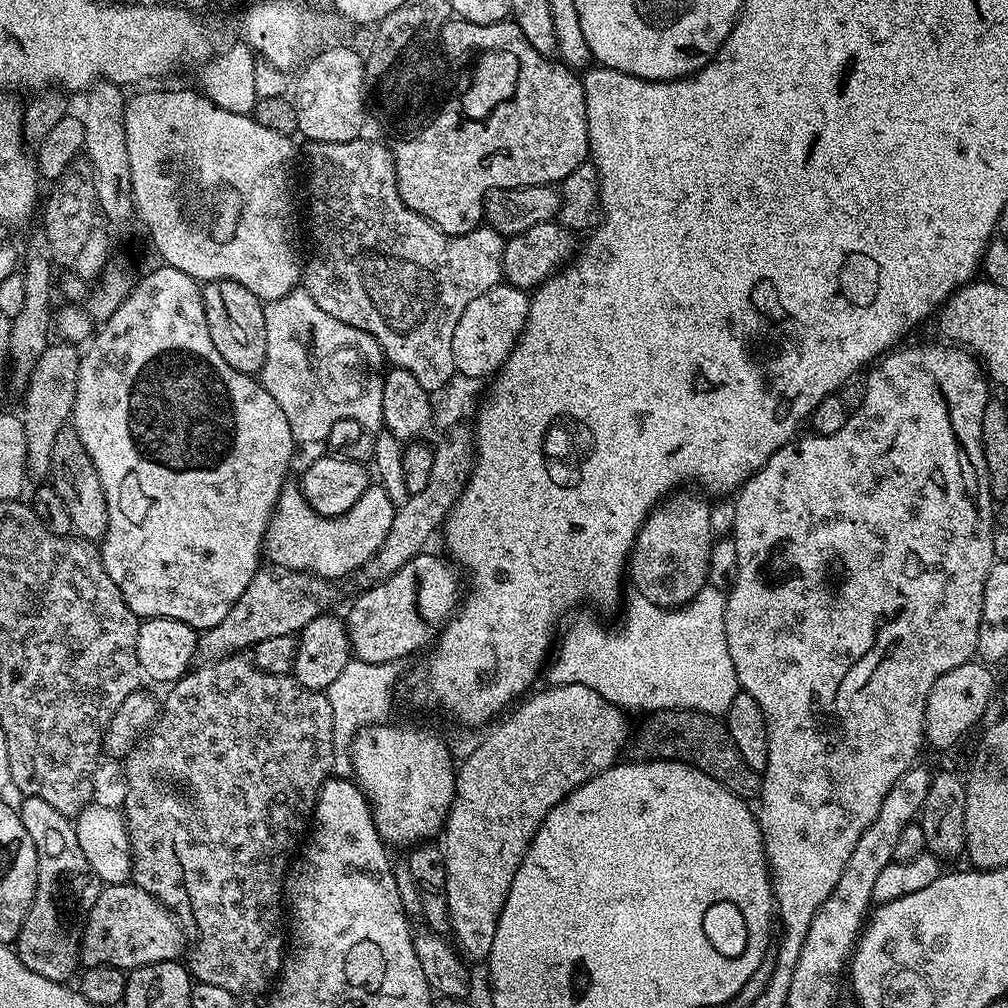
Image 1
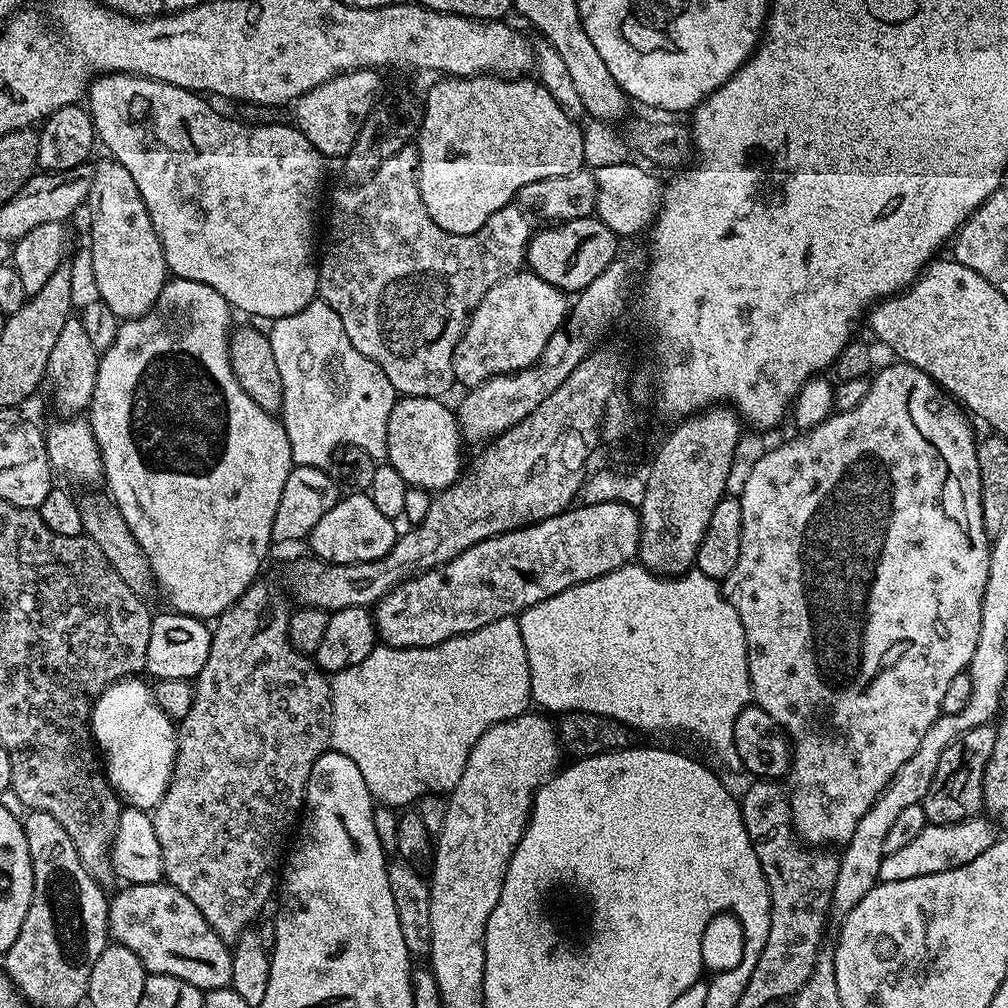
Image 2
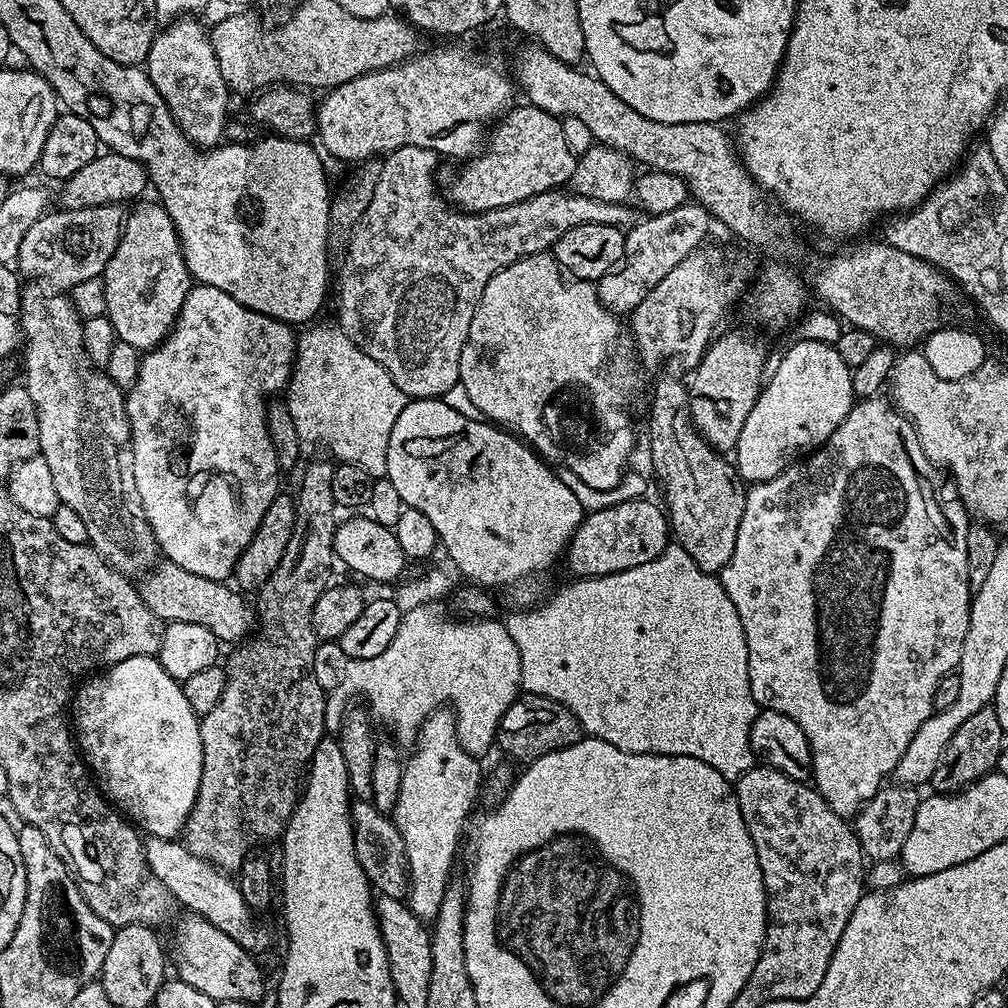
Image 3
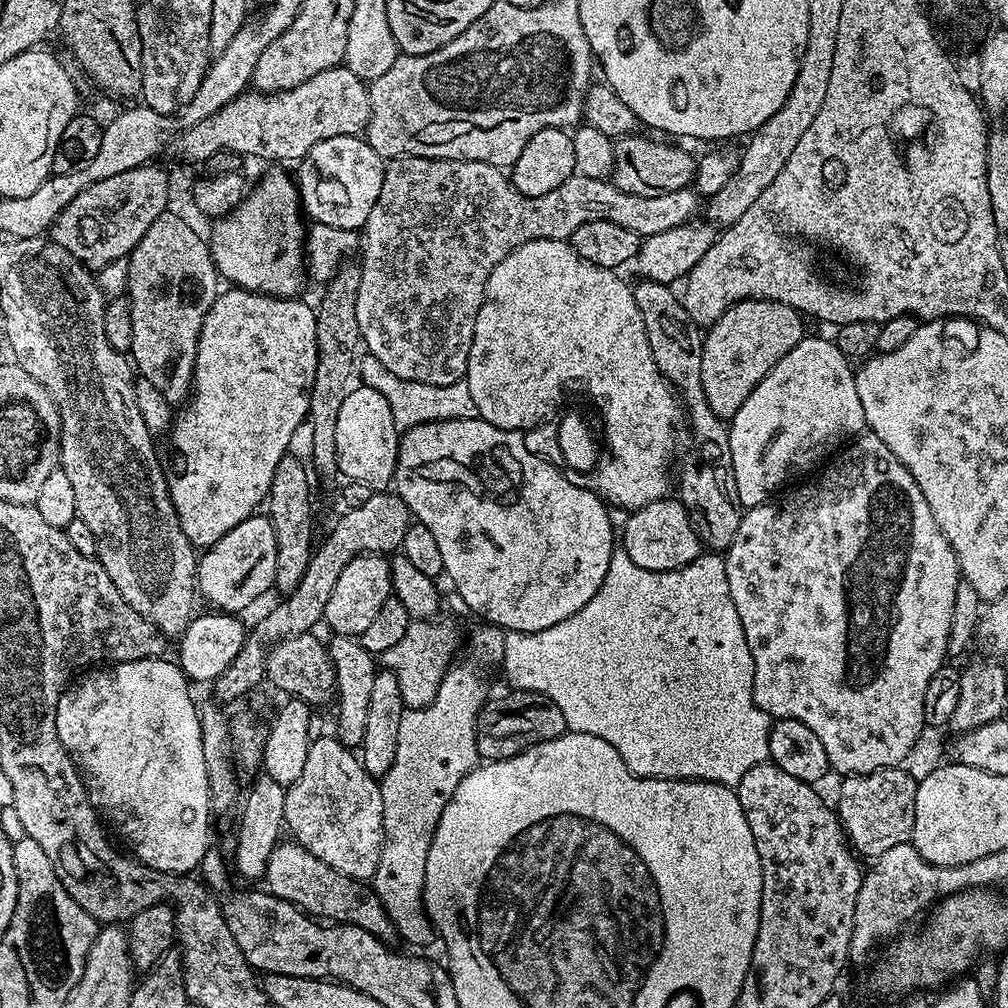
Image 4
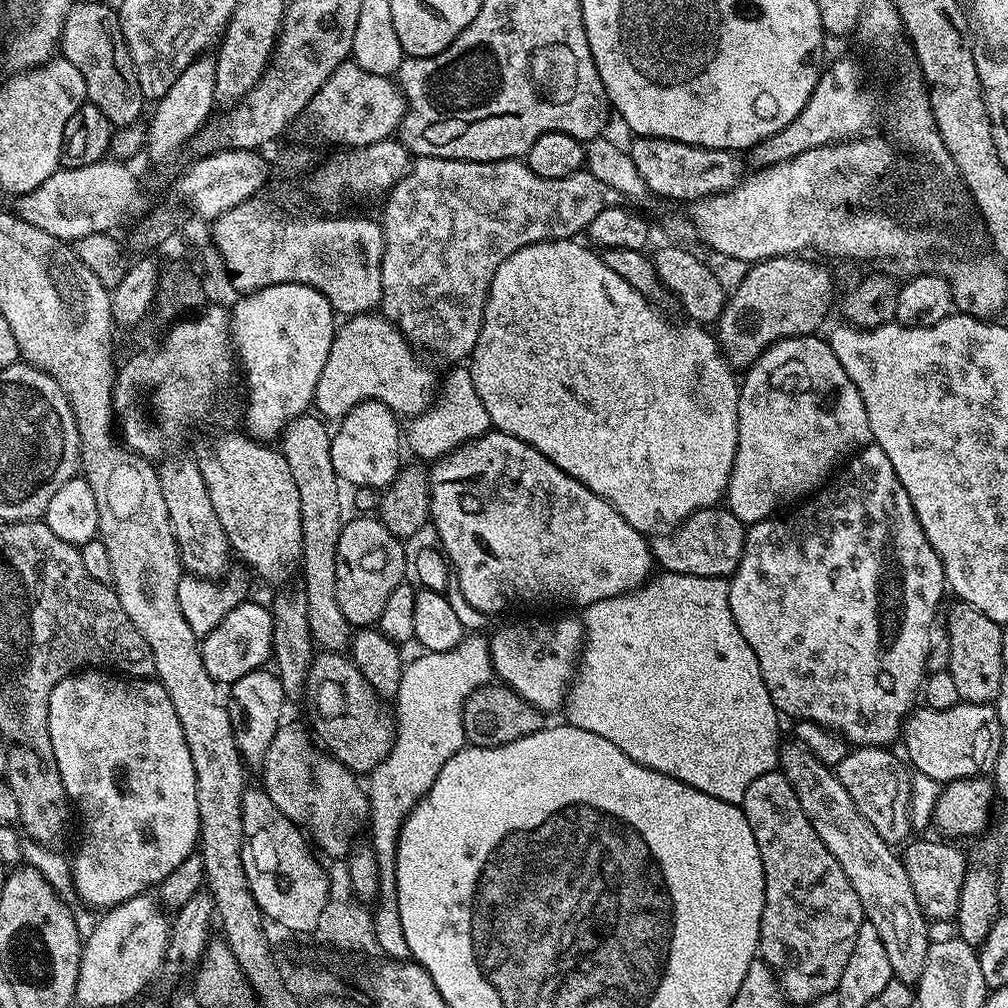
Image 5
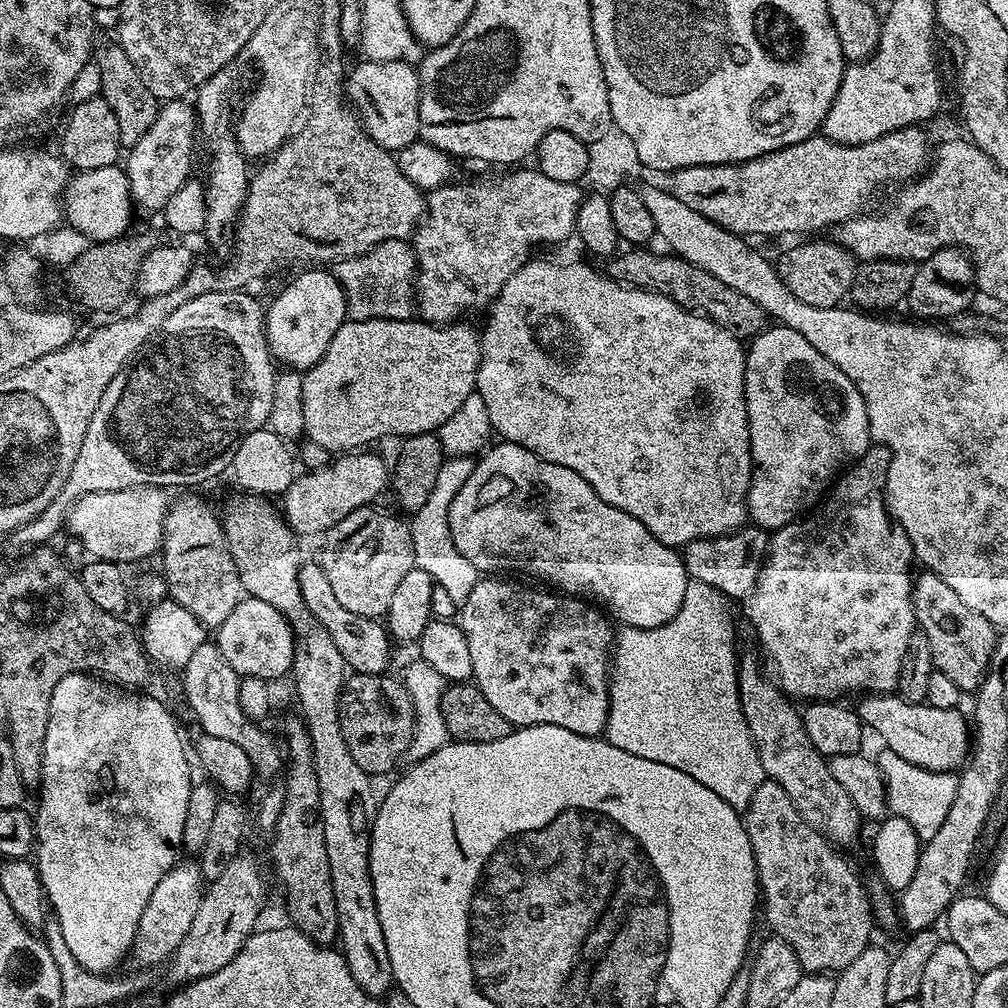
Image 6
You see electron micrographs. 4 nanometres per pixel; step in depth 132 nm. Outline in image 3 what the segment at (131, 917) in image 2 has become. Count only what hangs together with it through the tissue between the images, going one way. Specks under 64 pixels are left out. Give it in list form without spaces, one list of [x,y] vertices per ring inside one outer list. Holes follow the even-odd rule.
[[[184,914],[172,932],[170,964],[176,967],[175,975],[182,982],[202,990],[211,1000],[250,1000],[259,1002],[264,996],[264,972],[257,957],[243,948],[230,934],[222,934],[206,918]]]

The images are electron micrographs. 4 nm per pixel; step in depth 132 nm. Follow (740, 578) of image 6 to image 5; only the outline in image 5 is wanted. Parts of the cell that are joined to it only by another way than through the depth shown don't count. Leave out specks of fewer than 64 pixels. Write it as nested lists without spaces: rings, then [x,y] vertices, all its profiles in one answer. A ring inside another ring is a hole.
[[[727,507],[703,508],[687,516],[677,527],[653,535],[650,540],[652,559],[665,572],[728,578],[742,558],[745,531],[746,525],[734,518]]]

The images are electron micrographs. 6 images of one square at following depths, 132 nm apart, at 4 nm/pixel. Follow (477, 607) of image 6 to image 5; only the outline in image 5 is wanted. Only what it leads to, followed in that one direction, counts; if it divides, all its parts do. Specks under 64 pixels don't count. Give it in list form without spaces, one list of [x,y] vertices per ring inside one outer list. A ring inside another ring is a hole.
[[[560,616],[557,618],[557,620],[536,620],[533,622],[533,624],[531,624],[531,622],[528,620],[516,620],[513,622],[513,624],[502,625],[496,633],[494,633],[493,635],[491,634],[488,644],[490,658],[492,659],[493,673],[495,673],[495,675],[499,677],[499,679],[503,681],[503,683],[507,684],[508,687],[512,688],[513,691],[517,692],[518,695],[520,695],[522,698],[526,698],[526,702],[530,702],[531,704],[533,704],[539,712],[551,714],[551,712],[554,711],[555,708],[556,711],[563,709],[566,703],[566,697],[568,695],[568,690],[571,685],[572,678],[576,675],[580,654],[584,650],[584,625],[579,619],[577,619],[577,617],[575,620],[575,618],[572,616]]]

